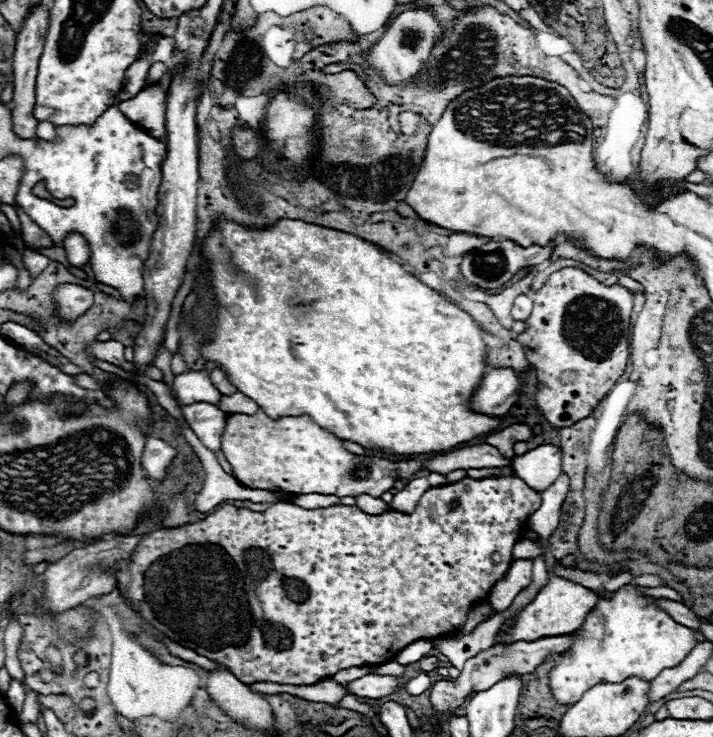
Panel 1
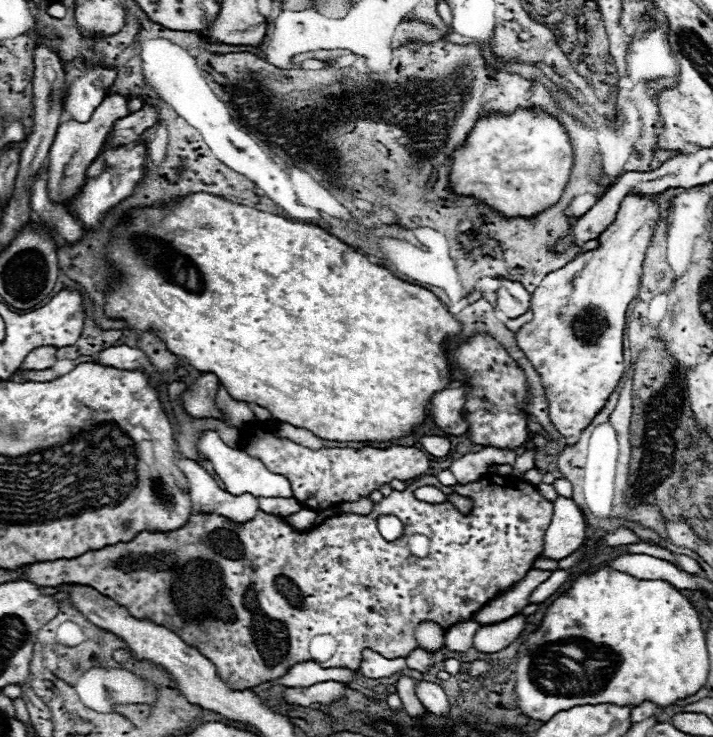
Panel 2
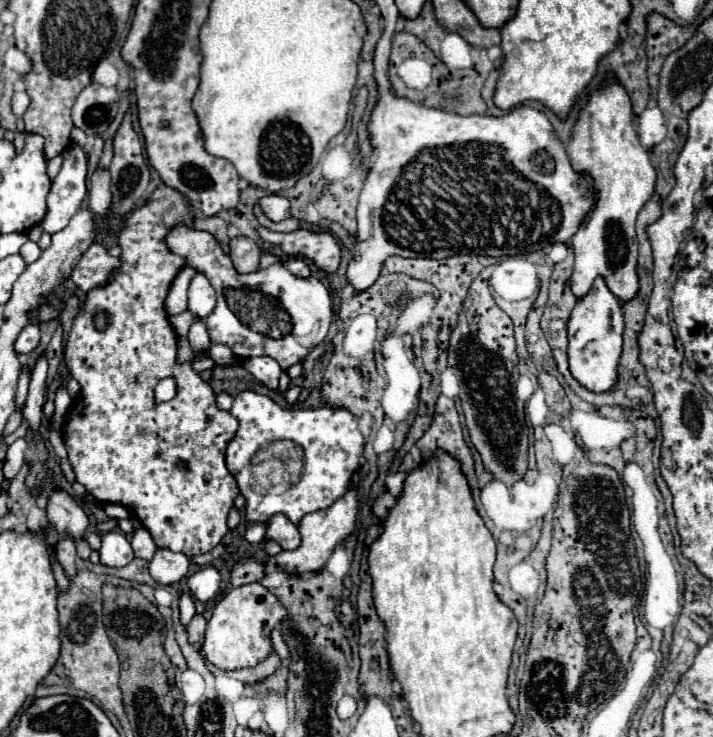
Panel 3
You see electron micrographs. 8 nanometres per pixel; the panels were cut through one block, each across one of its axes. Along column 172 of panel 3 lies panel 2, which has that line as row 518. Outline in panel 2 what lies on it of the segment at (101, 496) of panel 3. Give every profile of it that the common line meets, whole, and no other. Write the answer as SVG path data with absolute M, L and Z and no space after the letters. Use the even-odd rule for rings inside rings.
M424 474L406 490L392 490L390 496L384 496L374 504L368 516L334 516L308 532L296 532L280 516L262 510L254 520L244 524L218 514L192 514L182 528L172 532L140 532L132 542L118 542L78 558L28 564L24 580L38 586L58 586L64 582L90 586L126 606L134 618L148 618L172 630L186 644L200 650L232 690L246 690L284 676L296 662L314 660L310 656L310 642L314 636L330 634L336 640L334 654L326 662L318 662L322 668L348 668L358 672L364 648L370 648L384 658L402 658L416 650L418 642L414 640L414 628L424 620L438 622L444 630L456 622L470 620L476 610L496 594L512 588L528 570L532 570L534 560L542 552L544 532L552 520L552 512L552 502L546 500L534 484L512 476L484 474L480 480L464 486L442 486L436 476ZM426 484L436 486L446 496L456 492L472 498L472 512L462 516L448 500L442 504L416 500L414 490ZM384 514L400 518L404 536L428 536L428 556L412 556L406 540L384 540L376 526L378 518ZM224 602L230 602L234 608L236 620L232 624L224 624ZM208 608L220 622L208 622Z

